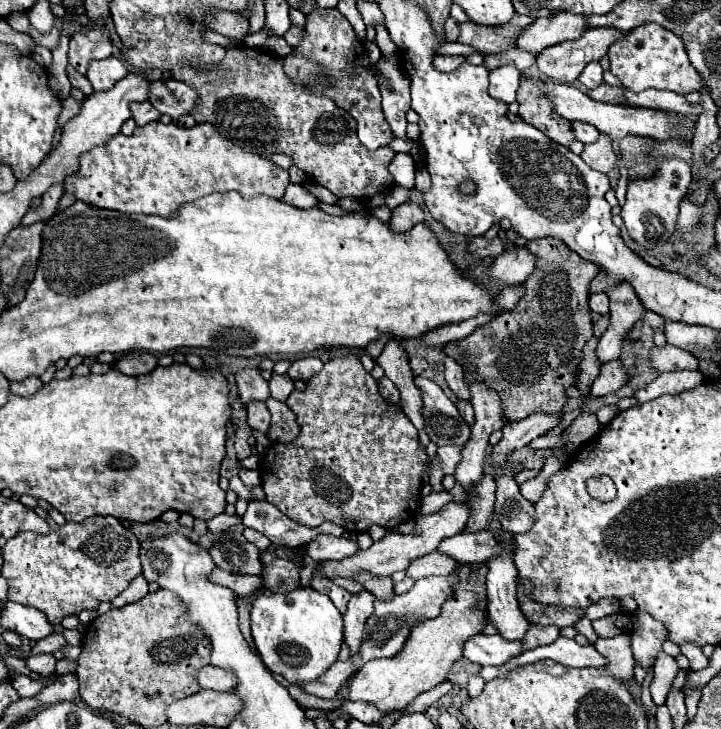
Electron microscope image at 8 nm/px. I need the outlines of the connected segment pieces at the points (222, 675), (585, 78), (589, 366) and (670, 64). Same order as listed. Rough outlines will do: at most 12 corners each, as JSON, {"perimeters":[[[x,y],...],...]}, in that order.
{"perimeters":[[[207,665],[199,671],[203,689],[231,691],[237,683],[233,671]],[[597,61],[589,63],[579,75],[587,89],[603,83],[603,69]],[[597,337],[583,347],[577,389],[589,391],[599,375]],[[643,23],[609,47],[625,89],[701,89],[683,41]]]}

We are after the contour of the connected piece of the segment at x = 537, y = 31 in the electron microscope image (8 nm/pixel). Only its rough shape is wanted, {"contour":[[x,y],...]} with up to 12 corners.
{"contour":[[561,11],[535,19],[515,47],[539,53],[577,39],[583,15]]}

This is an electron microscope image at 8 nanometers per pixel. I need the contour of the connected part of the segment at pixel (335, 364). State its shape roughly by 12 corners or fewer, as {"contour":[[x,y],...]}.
{"contour":[[355,355],[285,401],[261,467],[289,519],[415,517],[429,455]]}

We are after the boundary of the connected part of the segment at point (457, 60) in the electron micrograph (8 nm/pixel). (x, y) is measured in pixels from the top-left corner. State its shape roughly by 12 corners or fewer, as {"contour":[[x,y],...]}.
{"contour":[[437,55],[433,66],[451,72],[466,61],[464,56]]}

